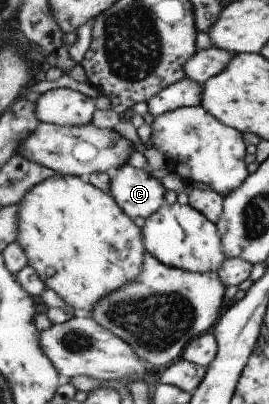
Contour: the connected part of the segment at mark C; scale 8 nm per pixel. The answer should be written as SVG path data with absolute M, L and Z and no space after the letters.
M129 164L119 167L112 178L110 193L118 205L132 219L148 219L162 208L166 186L150 174L148 169L137 169Z

